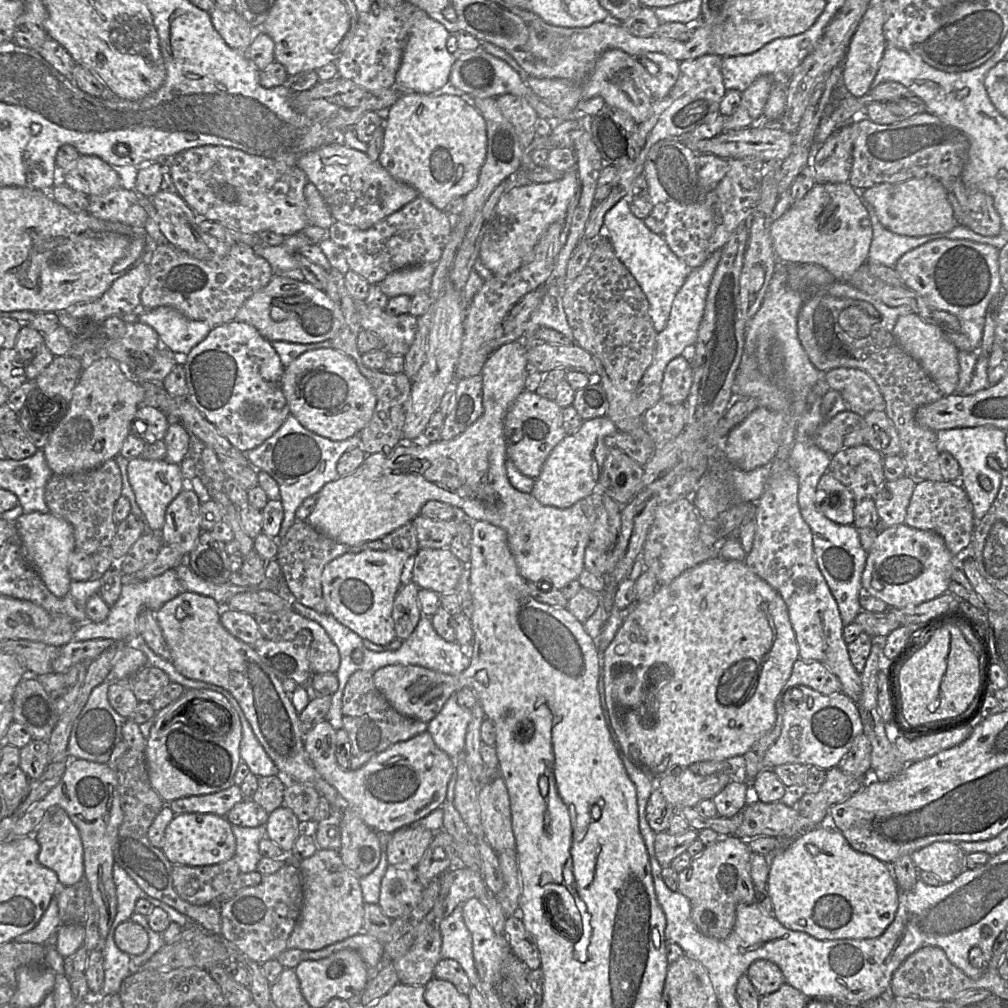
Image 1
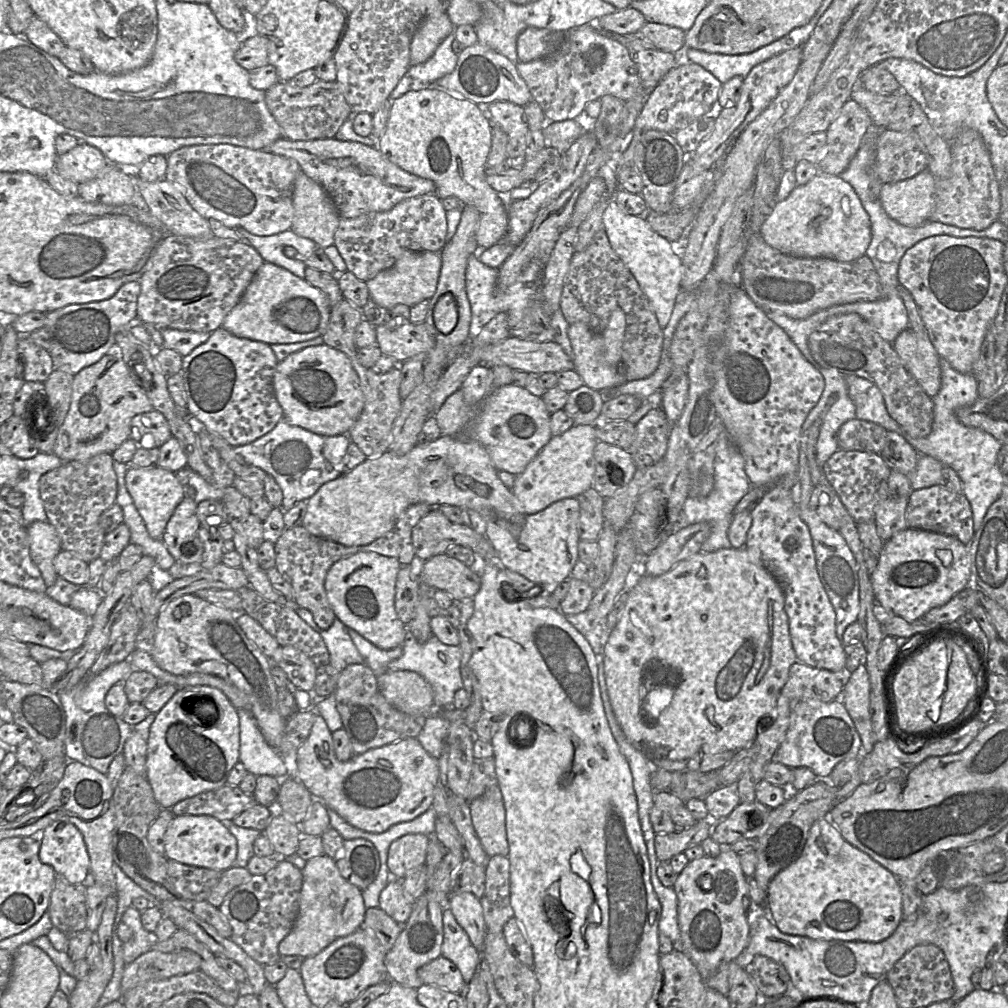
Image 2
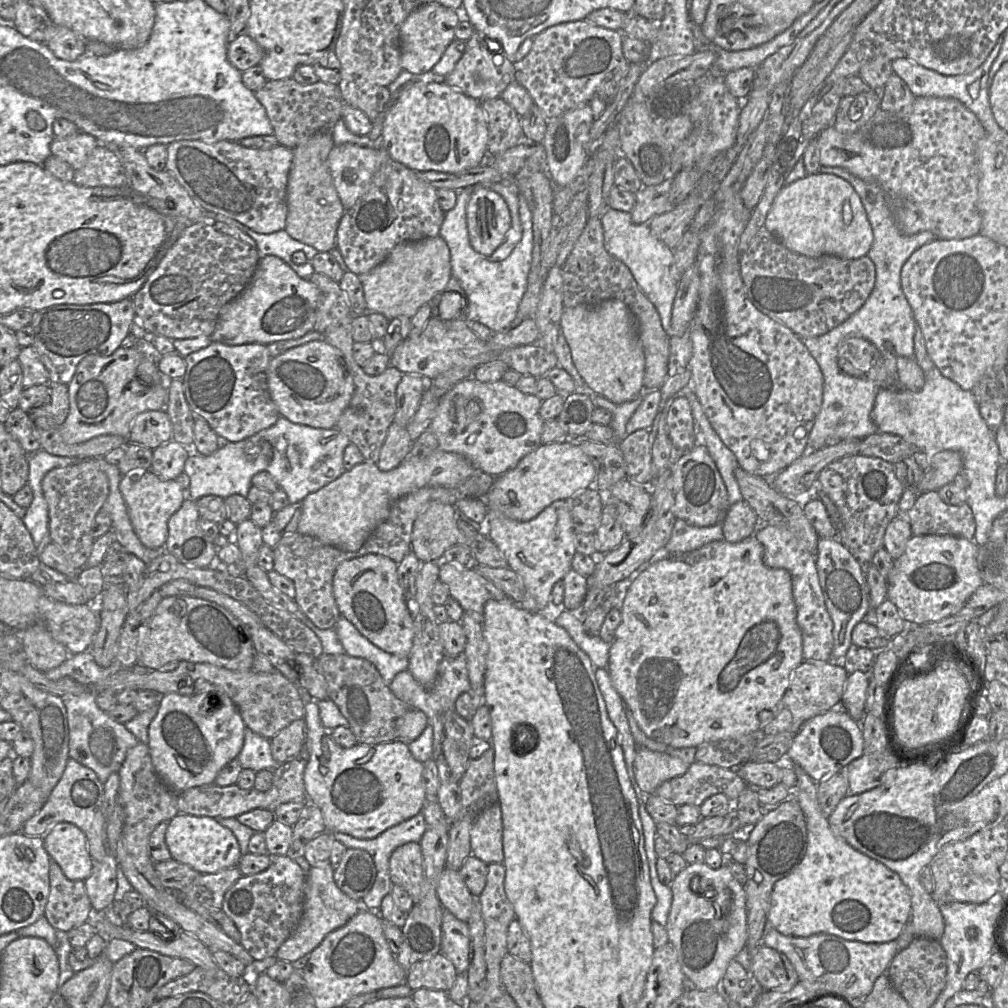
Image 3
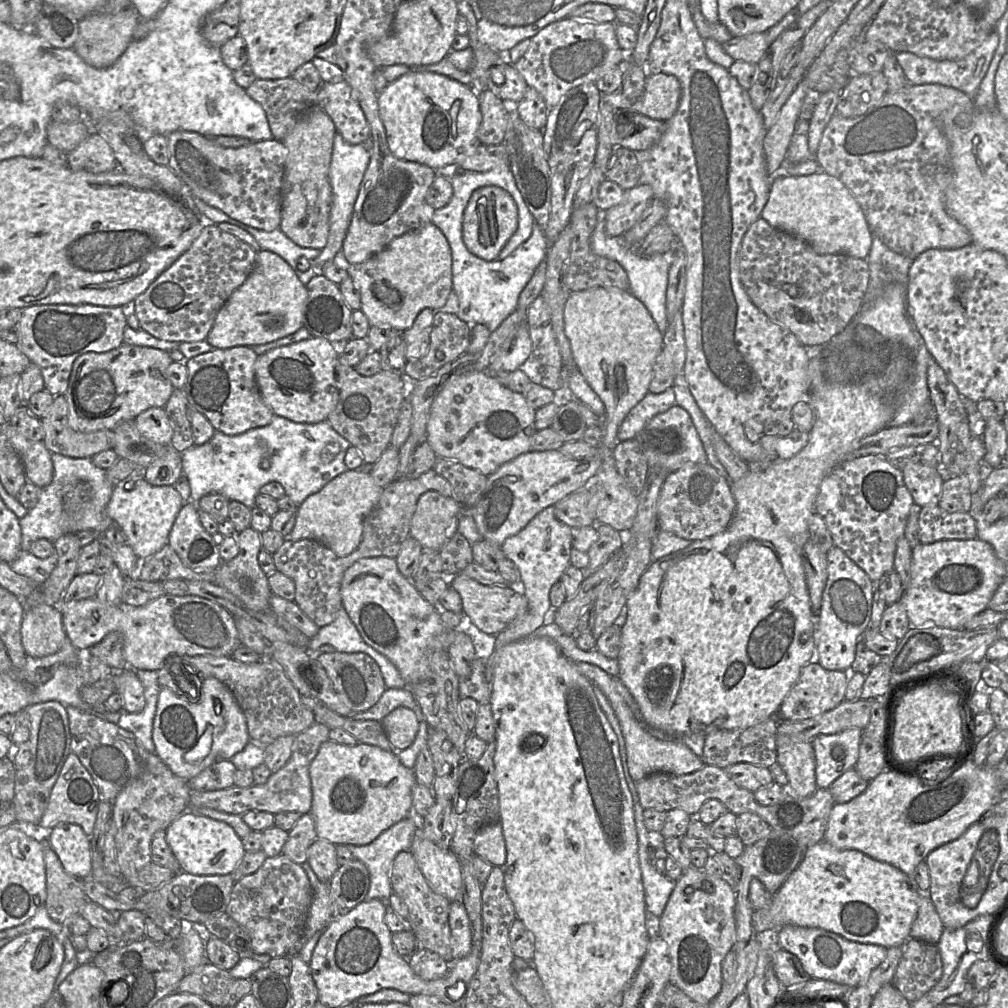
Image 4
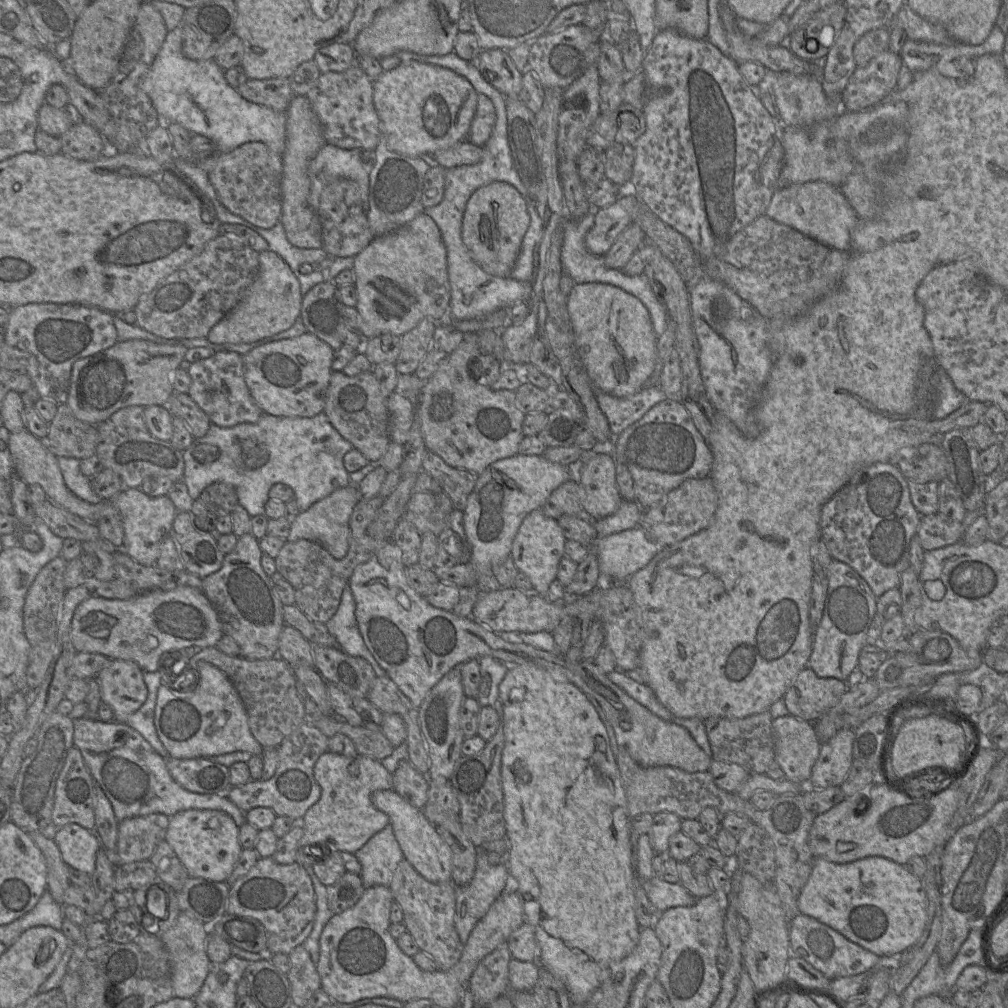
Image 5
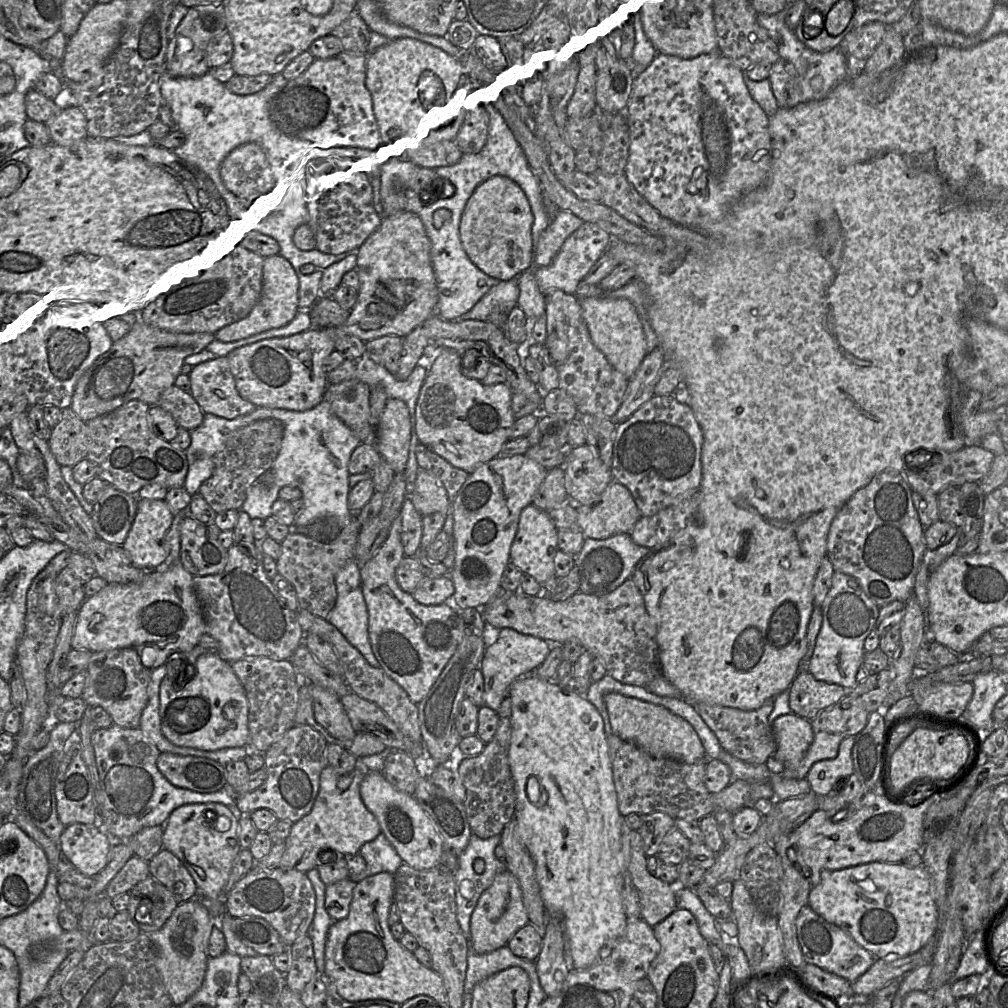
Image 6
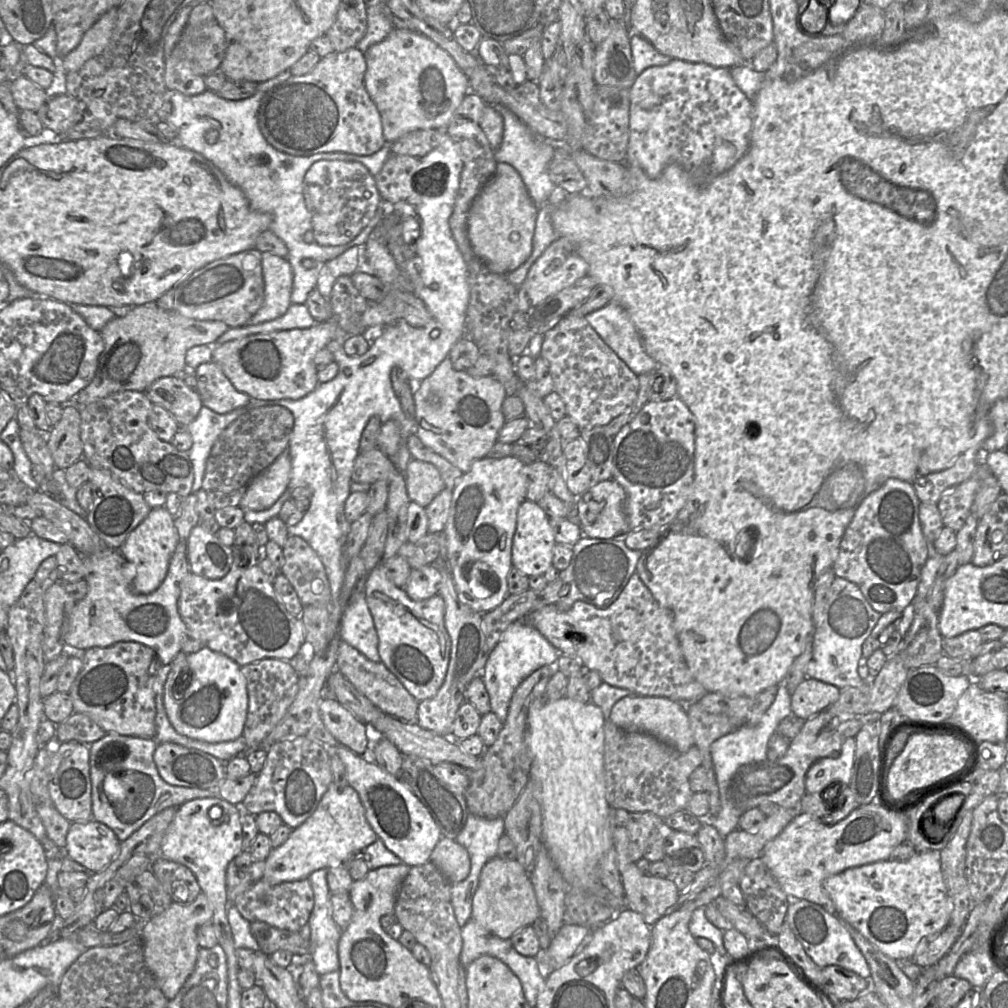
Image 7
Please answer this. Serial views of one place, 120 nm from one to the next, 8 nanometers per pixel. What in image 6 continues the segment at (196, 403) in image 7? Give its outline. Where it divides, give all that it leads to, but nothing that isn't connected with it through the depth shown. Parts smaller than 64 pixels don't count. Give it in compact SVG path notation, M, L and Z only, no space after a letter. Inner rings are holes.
M175 384L161 394L158 404L188 431L196 429L203 422L204 413L190 391L184 391Z

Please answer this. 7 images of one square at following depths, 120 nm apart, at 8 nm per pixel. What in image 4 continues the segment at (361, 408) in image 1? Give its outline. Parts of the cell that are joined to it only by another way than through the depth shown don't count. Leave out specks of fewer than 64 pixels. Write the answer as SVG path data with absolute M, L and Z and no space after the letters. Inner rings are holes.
M311 336L258 356L255 363L256 382L265 404L274 415L308 424L328 419L339 400L336 382L339 346L324 338Z

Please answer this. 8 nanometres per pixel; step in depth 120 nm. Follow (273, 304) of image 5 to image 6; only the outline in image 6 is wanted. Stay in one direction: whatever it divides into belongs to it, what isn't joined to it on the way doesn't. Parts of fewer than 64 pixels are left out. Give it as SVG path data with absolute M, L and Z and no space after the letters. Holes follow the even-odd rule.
M279 254L263 257L262 290L258 302L246 317L220 328L215 333L215 339L234 342L287 325L299 311L298 288L298 277L286 258Z

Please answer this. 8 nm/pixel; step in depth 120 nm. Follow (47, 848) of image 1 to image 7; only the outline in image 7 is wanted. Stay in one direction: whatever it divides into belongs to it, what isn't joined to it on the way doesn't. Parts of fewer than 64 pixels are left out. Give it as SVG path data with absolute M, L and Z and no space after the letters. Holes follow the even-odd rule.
M94 819L70 824L65 855L90 873L104 869L117 855L120 841L112 829Z

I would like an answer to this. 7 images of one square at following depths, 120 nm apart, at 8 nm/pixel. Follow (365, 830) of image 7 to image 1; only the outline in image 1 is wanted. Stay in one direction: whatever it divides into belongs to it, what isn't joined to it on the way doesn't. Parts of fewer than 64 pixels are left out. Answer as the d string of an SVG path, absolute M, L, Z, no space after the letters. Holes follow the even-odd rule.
M327 720L319 722L304 734L304 747L319 775L337 790L344 804L355 810L376 832L393 833L410 826L447 801L455 762L436 746L427 730L393 744L356 770L338 765L336 730Z

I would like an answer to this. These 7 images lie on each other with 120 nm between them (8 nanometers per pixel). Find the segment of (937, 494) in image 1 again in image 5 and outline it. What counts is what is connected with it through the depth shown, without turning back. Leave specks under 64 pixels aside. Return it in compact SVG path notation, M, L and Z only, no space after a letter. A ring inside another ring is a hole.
M939 512L920 516L917 536L924 551L935 550L961 542L966 527Z

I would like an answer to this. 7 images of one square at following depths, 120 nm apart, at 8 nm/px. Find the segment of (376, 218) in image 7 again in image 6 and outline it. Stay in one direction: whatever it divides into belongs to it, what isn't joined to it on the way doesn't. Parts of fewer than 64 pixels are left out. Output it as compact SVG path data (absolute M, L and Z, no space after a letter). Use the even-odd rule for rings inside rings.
M166 71L161 77L160 90L163 106L171 109L178 130L185 136L183 145L175 153L213 181L234 225L246 225L274 238L280 247L279 255L286 258L297 273L303 264L311 263L324 269L353 253L325 254L317 248L301 250L294 244L292 236L295 229L302 224L308 224L306 182L311 172L347 161L362 161L370 168L377 168L385 149L334 153L324 151L311 142L300 142L282 135L270 120L270 105L287 83L288 80L279 74L274 76L263 90L252 95L239 96L229 91L212 72L199 78L183 78L174 77ZM248 144L258 145L264 150L276 176L276 200L267 217L258 217L251 213L239 198L226 189L221 178L220 170L225 158L234 150Z

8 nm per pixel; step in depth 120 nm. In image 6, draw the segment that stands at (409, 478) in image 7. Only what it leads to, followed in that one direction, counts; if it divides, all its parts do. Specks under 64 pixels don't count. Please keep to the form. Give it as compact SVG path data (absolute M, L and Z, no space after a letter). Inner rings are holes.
M423 469L417 472L414 490L409 498L422 516L435 512L447 515L451 510L451 502L443 484Z

